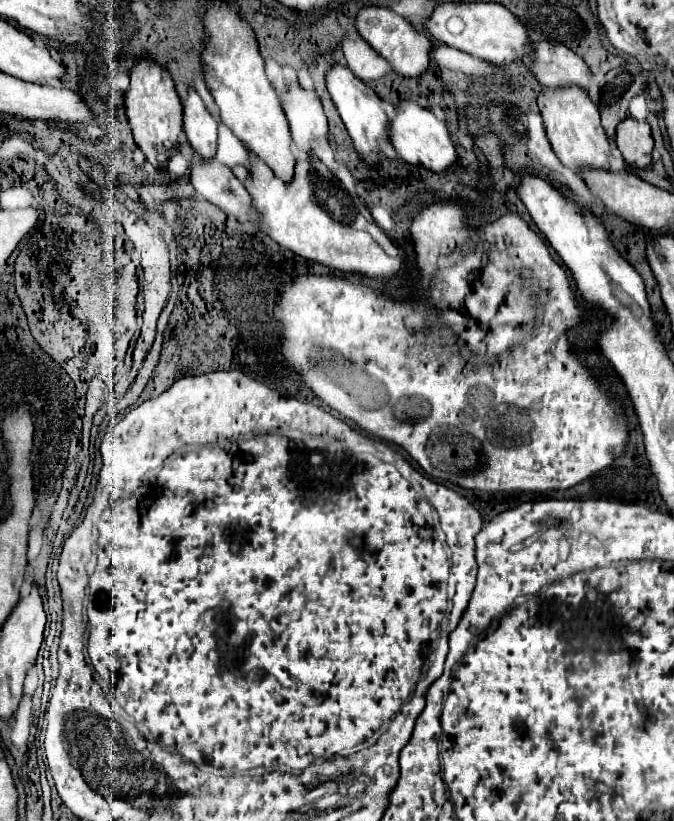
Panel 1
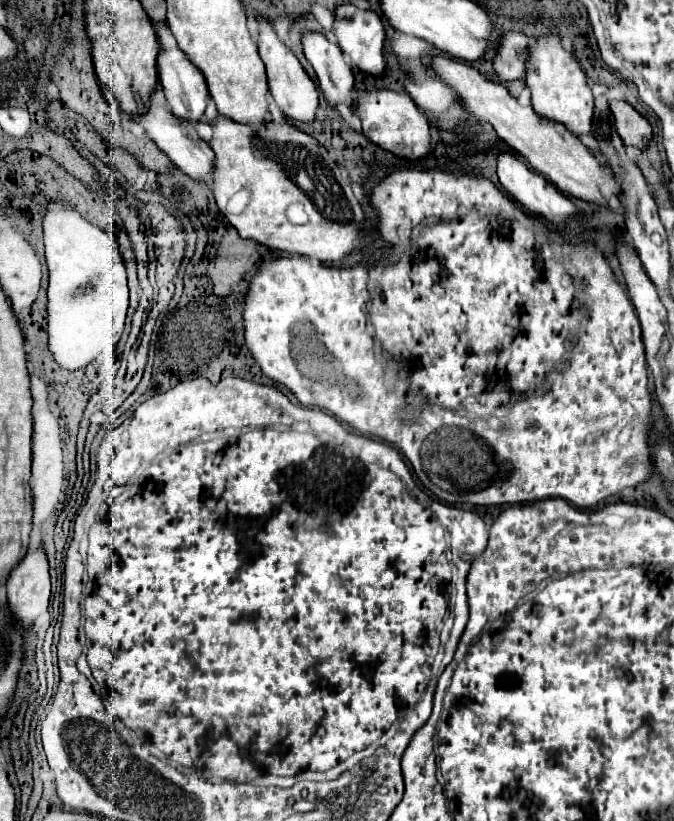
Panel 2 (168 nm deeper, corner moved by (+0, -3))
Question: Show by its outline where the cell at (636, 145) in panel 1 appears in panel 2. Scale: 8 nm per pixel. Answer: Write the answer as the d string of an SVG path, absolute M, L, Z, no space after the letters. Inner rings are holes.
M612 102L610 110L616 120L616 130L624 146L636 146L646 150L652 140L652 128L644 116L640 116L628 102Z

